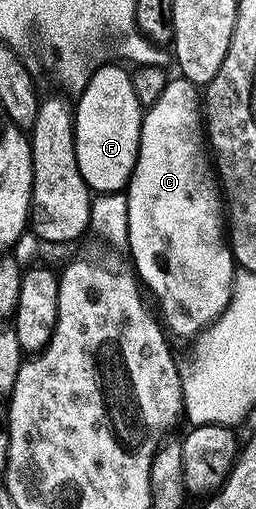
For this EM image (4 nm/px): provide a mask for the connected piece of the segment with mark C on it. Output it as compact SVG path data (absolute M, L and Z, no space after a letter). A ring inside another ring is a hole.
M181 75L176 76L176 81L175 78L168 80L157 103L146 106L137 163L125 192L129 215L126 248L131 249L131 257L135 260L134 272L146 292L155 296L159 304L157 313L164 330L172 338L194 338L203 330L210 329L227 309L237 266L225 236L225 202L205 140L201 93L194 83Z

